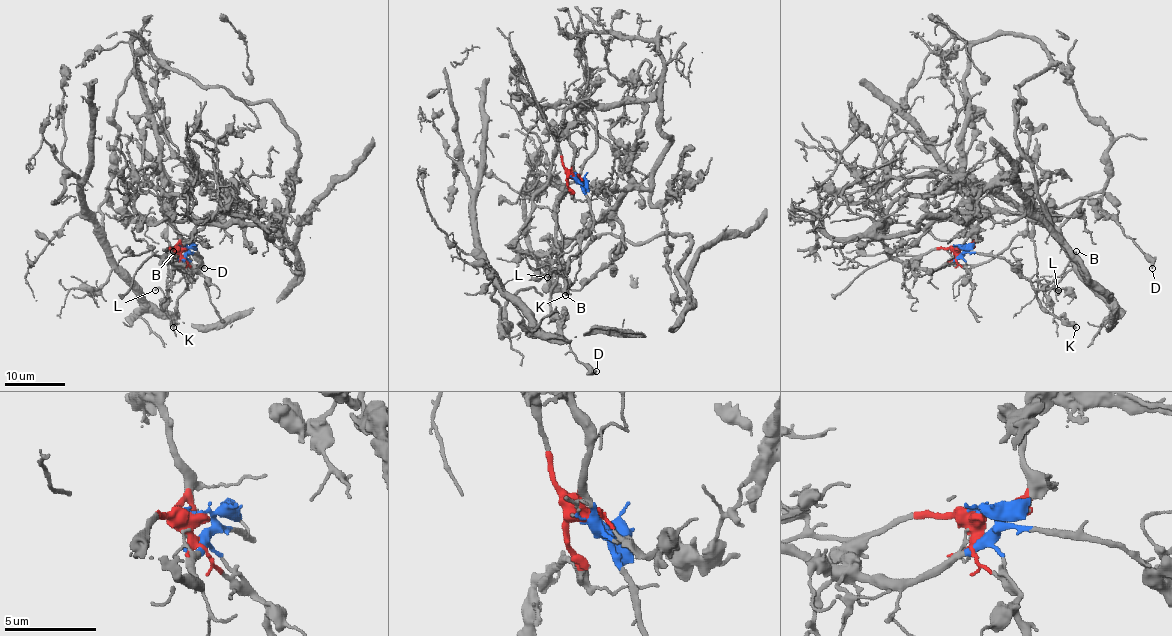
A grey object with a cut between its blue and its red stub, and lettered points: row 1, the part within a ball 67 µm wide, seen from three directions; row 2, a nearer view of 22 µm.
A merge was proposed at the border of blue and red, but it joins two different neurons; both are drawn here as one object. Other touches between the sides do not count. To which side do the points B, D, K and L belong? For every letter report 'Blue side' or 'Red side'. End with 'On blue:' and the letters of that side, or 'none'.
B: Blue side
D: Red side
K: Blue side
L: Red side
On blue: B, K

